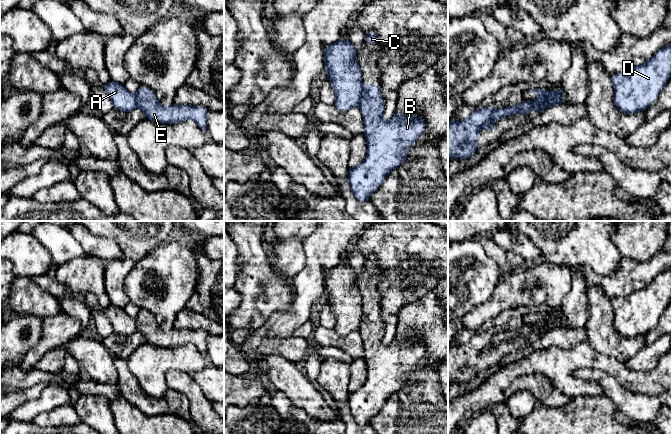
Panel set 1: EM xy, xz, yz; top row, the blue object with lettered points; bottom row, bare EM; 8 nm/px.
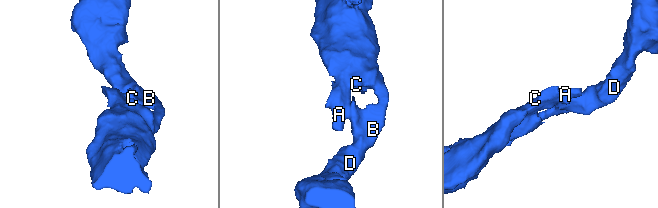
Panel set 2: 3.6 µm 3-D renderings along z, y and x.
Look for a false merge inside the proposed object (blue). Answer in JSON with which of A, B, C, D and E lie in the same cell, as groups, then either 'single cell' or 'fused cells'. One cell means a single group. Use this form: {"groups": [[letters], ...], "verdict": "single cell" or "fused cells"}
{"groups": [["A"], ["B", "C", "D", "E"]], "verdict": "fused cells"}

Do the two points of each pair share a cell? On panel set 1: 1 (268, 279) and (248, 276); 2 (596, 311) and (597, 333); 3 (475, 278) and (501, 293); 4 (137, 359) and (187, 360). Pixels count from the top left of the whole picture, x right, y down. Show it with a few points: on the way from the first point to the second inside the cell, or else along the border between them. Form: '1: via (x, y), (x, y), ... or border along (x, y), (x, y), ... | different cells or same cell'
1: via (263, 279), (253, 279) | same cell
2: via (597, 316), (597, 328) | same cell
3: border along (499, 265), (500, 278), (493, 293), (478, 305) | different cells
4: via (149, 359), (175, 359) | same cell

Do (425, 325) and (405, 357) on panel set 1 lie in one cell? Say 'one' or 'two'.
one

